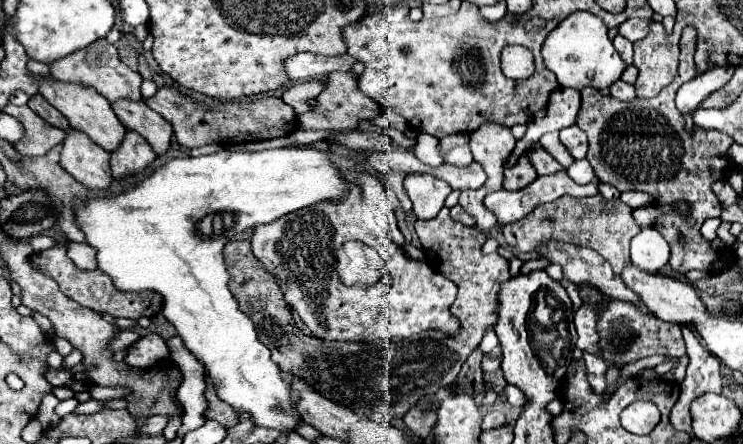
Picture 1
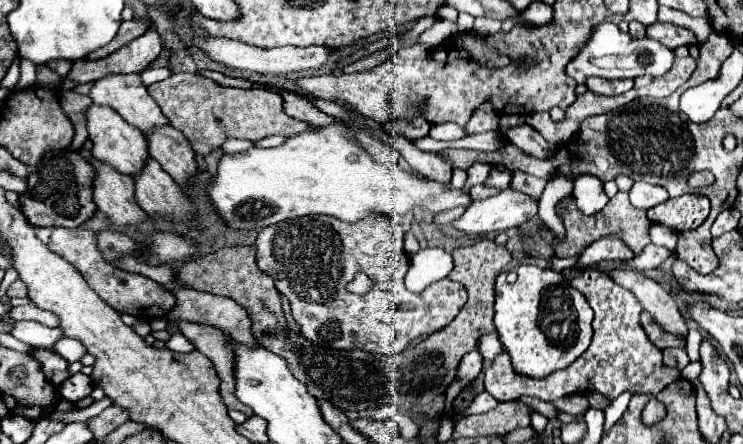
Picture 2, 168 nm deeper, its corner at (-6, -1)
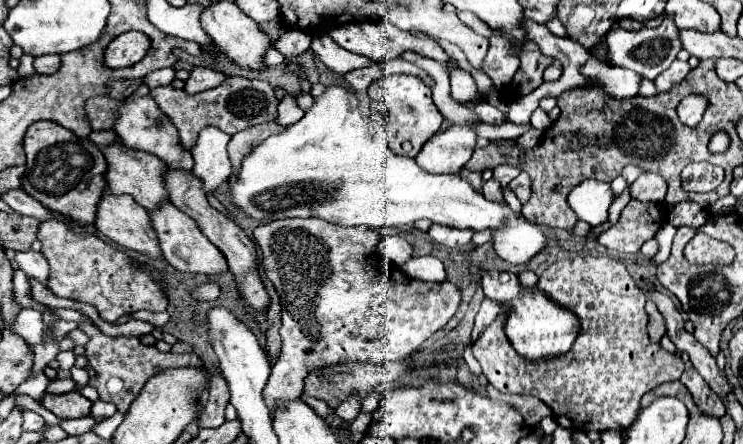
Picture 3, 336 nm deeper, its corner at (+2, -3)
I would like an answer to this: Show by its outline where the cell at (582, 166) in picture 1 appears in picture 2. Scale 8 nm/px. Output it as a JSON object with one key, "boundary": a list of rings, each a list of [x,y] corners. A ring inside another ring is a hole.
{"boundary":[[[583,174],[581,178],[575,180],[573,196],[583,214],[595,214],[595,212],[603,210],[605,202],[609,200],[603,192],[603,182],[591,174]]]}

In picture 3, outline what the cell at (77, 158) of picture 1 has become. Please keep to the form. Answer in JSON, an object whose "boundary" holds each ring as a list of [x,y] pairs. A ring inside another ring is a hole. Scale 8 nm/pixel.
{"boundary":[[[109,192],[103,194],[101,202],[99,202],[99,208],[97,208],[97,218],[95,218],[95,226],[97,230],[107,236],[109,240],[121,244],[123,248],[129,248],[129,250],[135,250],[135,252],[141,252],[149,258],[161,258],[161,248],[157,244],[157,234],[153,232],[153,226],[151,226],[151,218],[149,218],[149,212],[139,206],[131,196],[111,196]]]}

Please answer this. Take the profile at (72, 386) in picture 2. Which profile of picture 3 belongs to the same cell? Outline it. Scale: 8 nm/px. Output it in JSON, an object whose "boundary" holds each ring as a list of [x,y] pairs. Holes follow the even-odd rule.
{"boundary":[[[61,376],[61,378],[55,378],[55,380],[51,380],[49,384],[47,384],[47,394],[67,394],[67,392],[71,392],[71,390],[75,390],[75,382],[71,380],[71,378],[67,378],[67,376]]]}

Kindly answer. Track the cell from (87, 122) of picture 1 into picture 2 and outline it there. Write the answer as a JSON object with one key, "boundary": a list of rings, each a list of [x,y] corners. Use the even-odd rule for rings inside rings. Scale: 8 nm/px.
{"boundary":[[[93,104],[93,106],[89,106],[89,110],[83,112],[83,116],[87,120],[89,138],[93,140],[91,154],[95,158],[109,162],[121,174],[137,174],[137,170],[143,168],[145,160],[149,158],[149,152],[147,152],[147,140],[139,128],[127,124],[111,106]]]}

